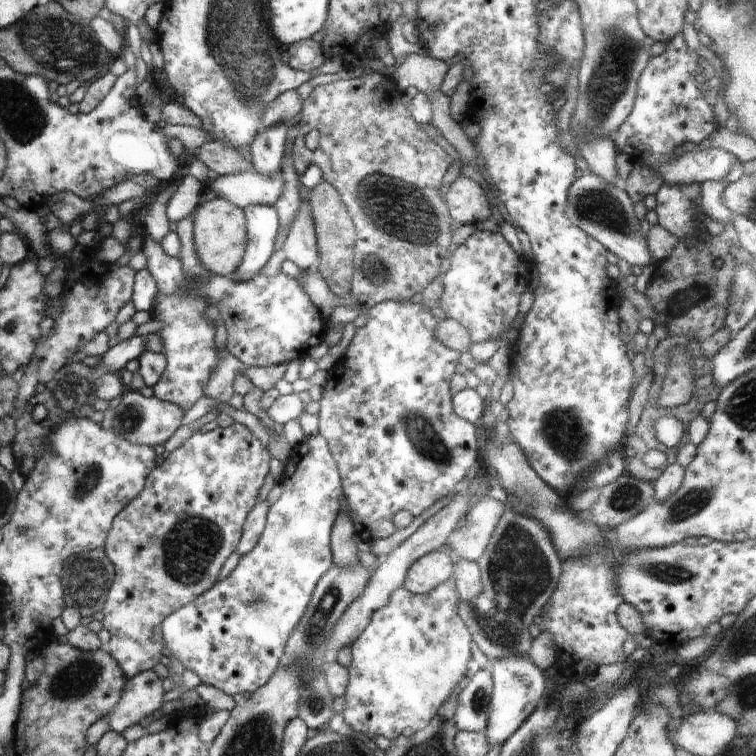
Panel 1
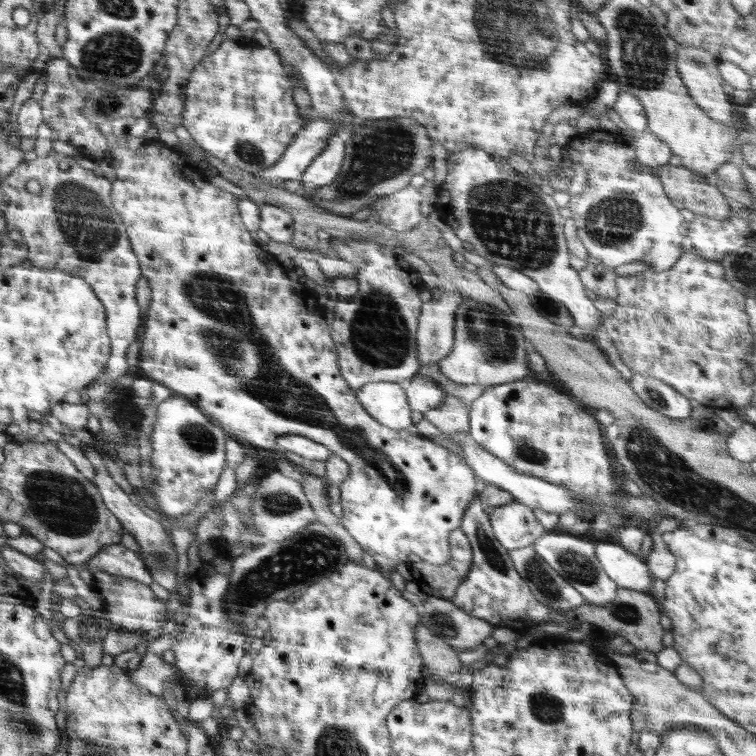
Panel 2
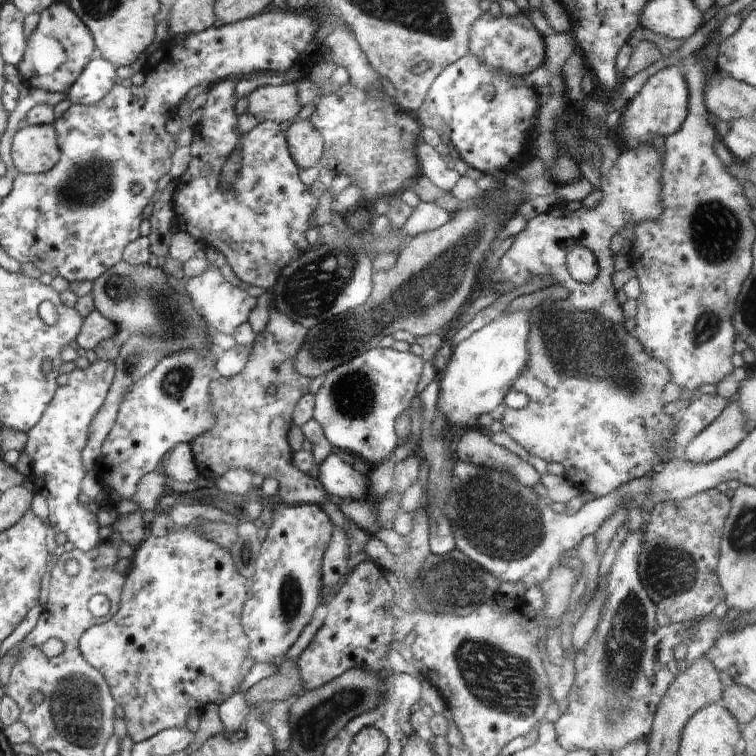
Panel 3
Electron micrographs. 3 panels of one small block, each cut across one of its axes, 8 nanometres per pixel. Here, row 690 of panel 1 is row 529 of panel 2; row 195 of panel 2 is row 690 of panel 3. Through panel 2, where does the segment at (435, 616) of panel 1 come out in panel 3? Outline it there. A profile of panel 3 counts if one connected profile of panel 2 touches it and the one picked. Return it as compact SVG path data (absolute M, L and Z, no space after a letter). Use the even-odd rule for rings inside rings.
M170 528L162 537L150 535L147 540L139 544L136 548L136 553L132 557L132 564L129 570L130 572L125 574L125 582L121 589L120 609L110 621L96 624L82 634L80 652L93 667L102 670L106 683L112 688L115 704L121 706L122 710L124 710L123 719L126 722L128 736L132 738L134 743L138 743L155 736L162 730L171 727L186 727L186 717L189 714L200 715L207 704L220 704L225 699L228 699L233 695L234 690L240 686L240 683L245 679L254 663L249 660L249 641L240 627L241 612L250 596L248 589L249 580L244 579L236 571L228 551L223 550L214 542L204 539L192 529L178 531Z

